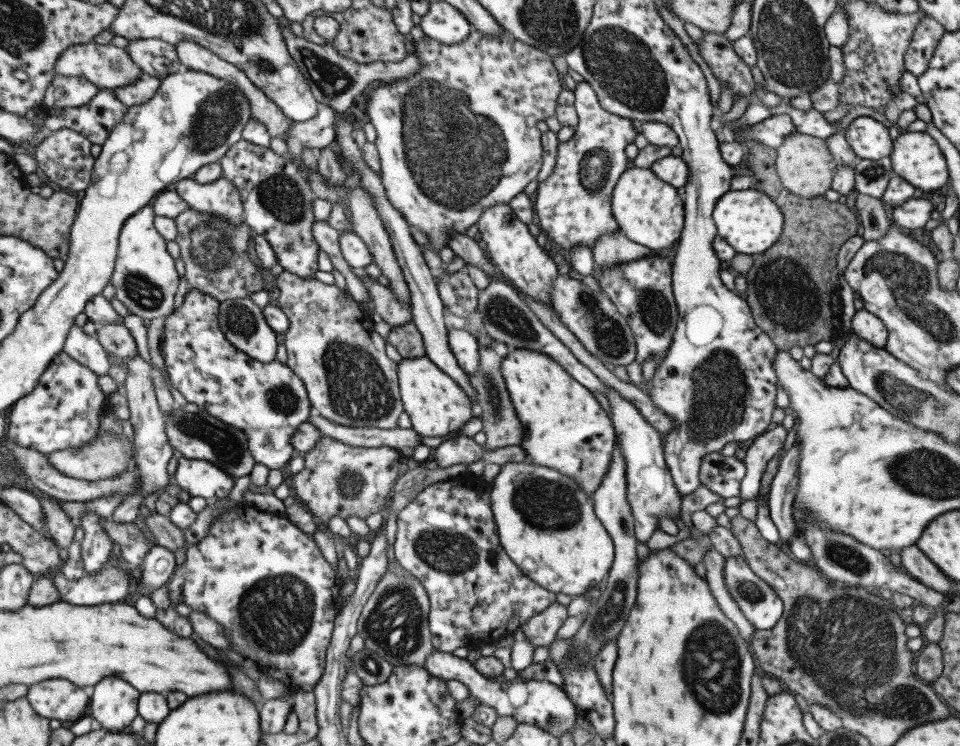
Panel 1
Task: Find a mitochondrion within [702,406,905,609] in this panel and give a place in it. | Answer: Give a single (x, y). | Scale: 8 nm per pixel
(839, 553)

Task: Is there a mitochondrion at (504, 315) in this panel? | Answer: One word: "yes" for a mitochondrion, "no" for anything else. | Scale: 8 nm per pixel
yes

